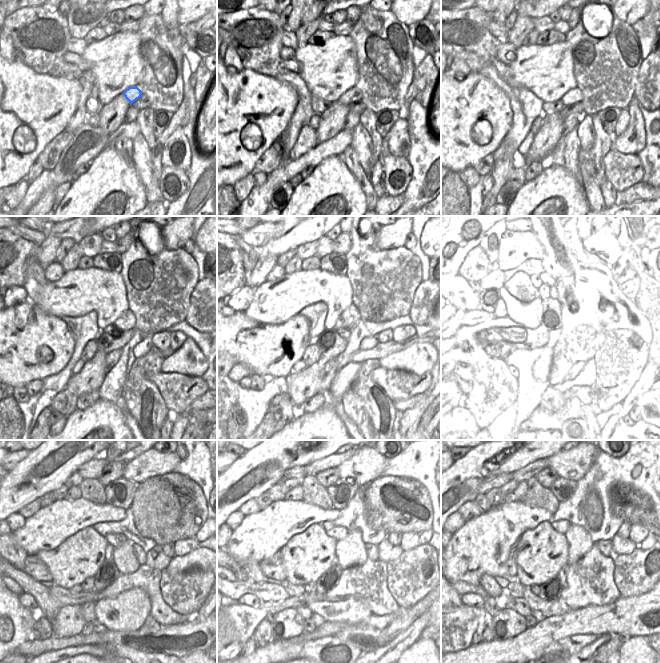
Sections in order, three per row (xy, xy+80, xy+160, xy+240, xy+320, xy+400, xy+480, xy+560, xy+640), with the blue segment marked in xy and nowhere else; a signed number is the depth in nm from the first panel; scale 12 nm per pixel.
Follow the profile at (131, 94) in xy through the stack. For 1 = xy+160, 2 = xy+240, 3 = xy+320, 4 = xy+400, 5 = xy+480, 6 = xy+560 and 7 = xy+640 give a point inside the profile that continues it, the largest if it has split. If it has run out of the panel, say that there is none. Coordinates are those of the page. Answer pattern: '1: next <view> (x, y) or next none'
1: next xy+160 (574, 95)
2: next xy+240 (127, 321)
3: next xy+320 (350, 317)
4: next xy+400 (567, 315)
5: next xy+480 (116, 540)
6: next xy+560 (338, 533)
7: next xy+640 (561, 526)

